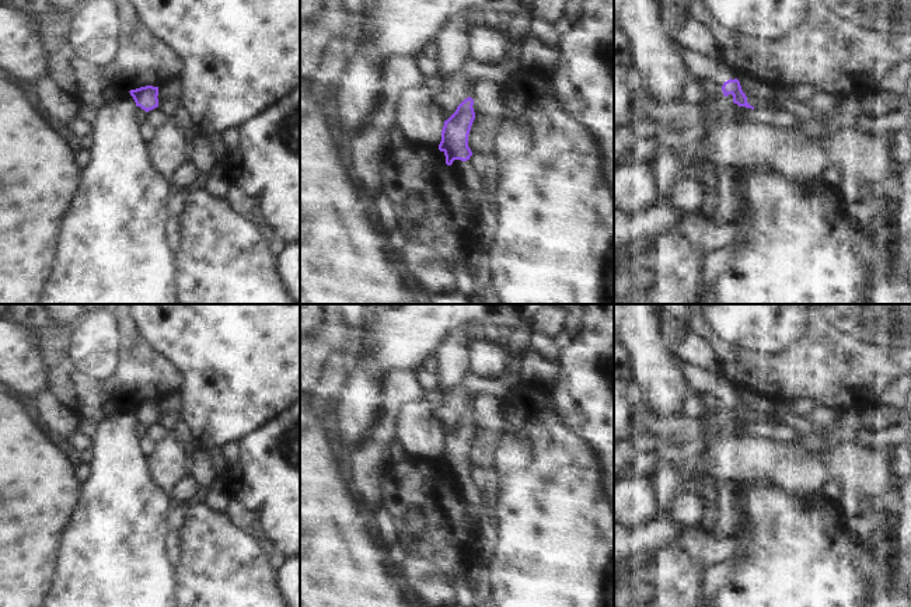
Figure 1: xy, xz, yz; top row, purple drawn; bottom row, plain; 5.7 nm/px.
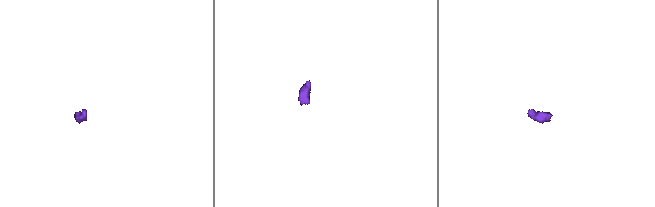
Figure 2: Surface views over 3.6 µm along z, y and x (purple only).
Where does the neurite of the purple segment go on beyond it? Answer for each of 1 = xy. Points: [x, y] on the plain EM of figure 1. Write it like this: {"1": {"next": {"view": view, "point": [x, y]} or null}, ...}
{"1": {"next": null}}

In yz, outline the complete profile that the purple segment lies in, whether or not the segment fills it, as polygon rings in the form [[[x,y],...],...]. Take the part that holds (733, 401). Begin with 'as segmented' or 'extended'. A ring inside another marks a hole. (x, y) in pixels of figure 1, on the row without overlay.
extended; [[[670,355],[670,359],[687,377],[694,391],[704,397],[720,401],[725,411],[732,408],[733,416],[739,421],[754,423],[754,421],[747,416],[747,411],[741,404],[737,390],[727,378],[720,378],[716,373],[695,367],[691,363],[680,359],[677,355]]]

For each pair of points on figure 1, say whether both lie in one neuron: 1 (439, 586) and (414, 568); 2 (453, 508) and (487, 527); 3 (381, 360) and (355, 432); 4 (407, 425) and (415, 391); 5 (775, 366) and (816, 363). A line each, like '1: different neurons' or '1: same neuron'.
1: same neuron
2: different neurons
3: same neuron
4: different neurons
5: same neuron

